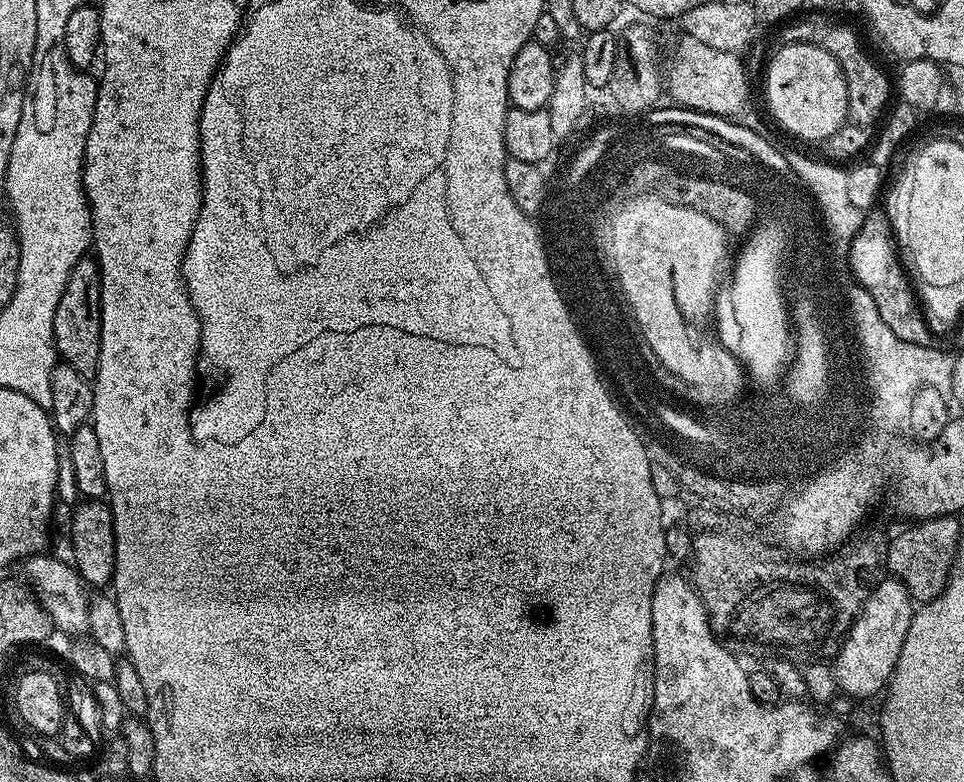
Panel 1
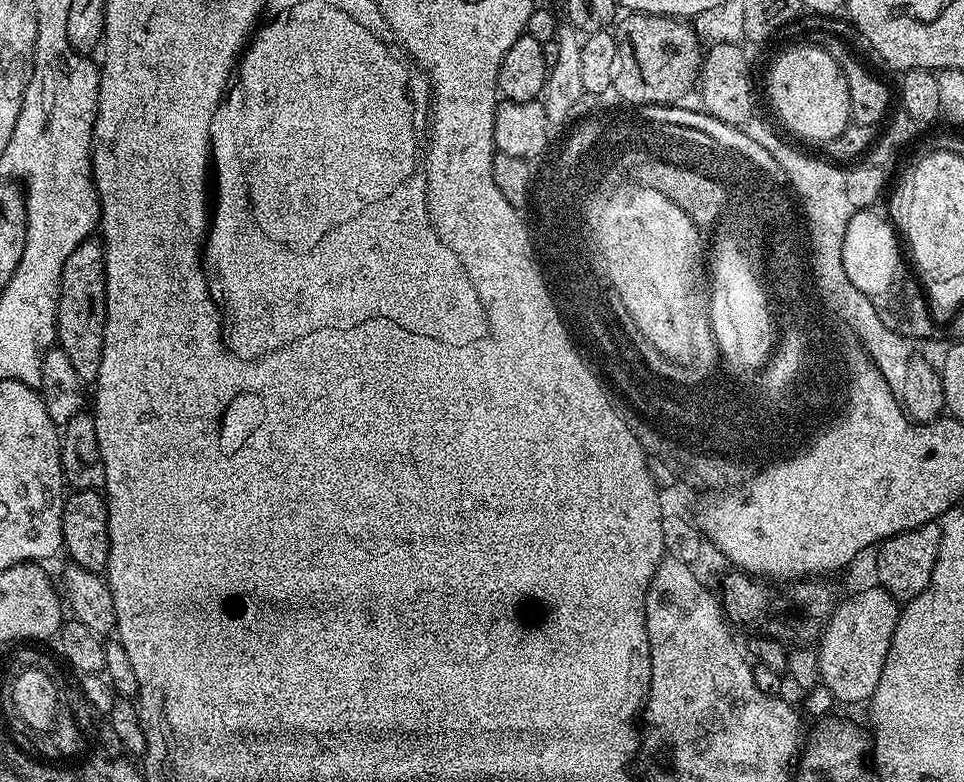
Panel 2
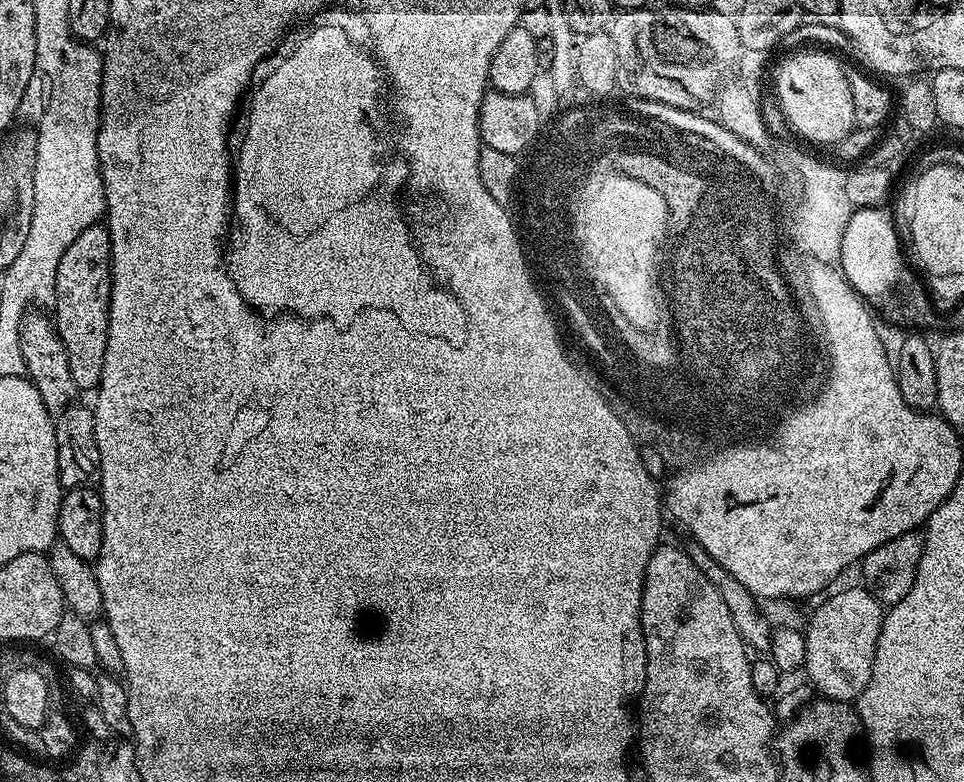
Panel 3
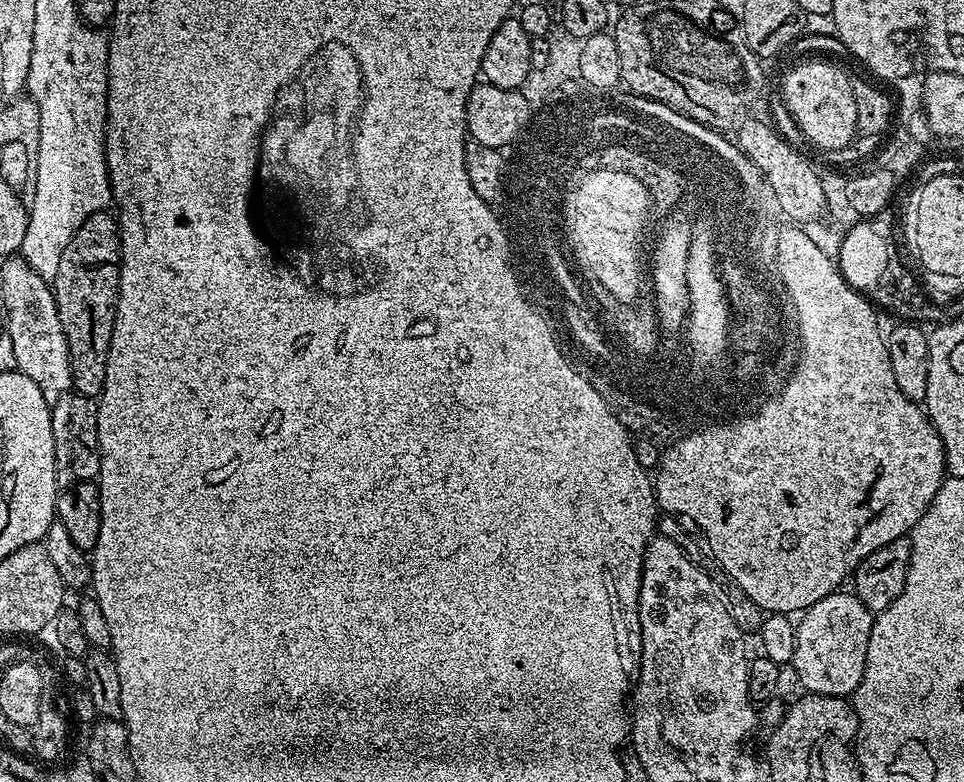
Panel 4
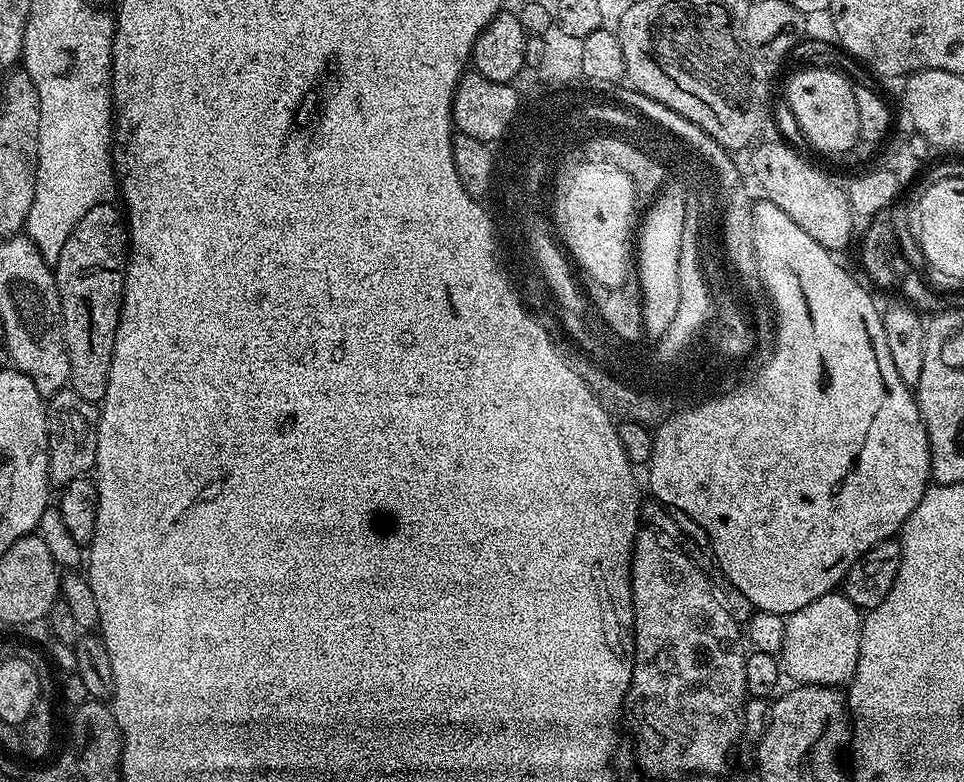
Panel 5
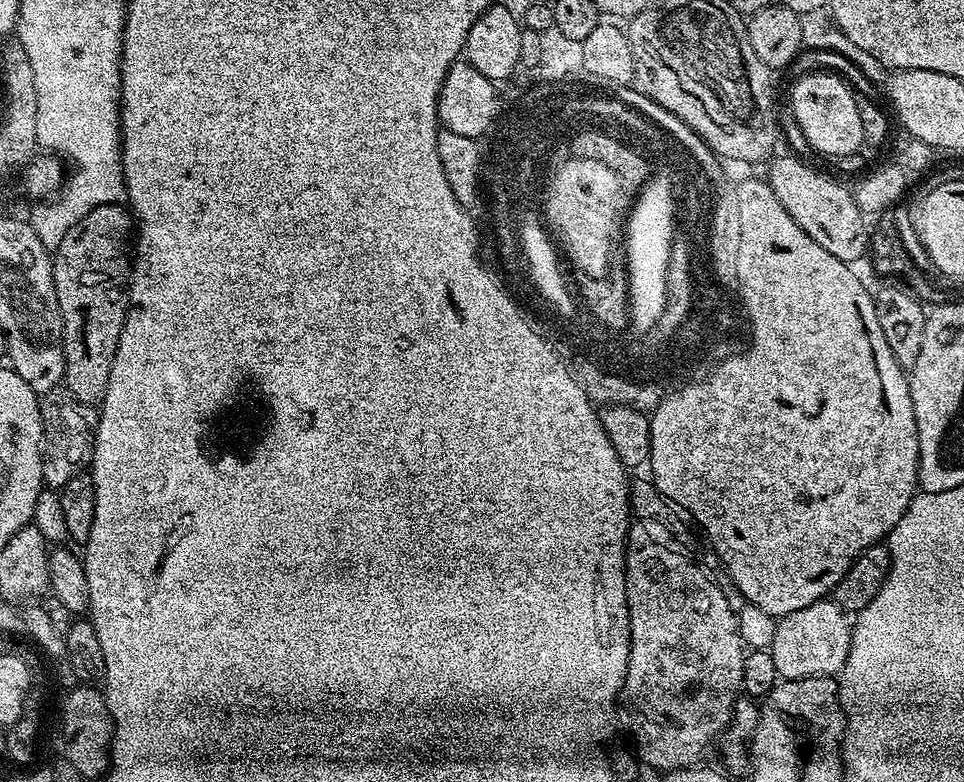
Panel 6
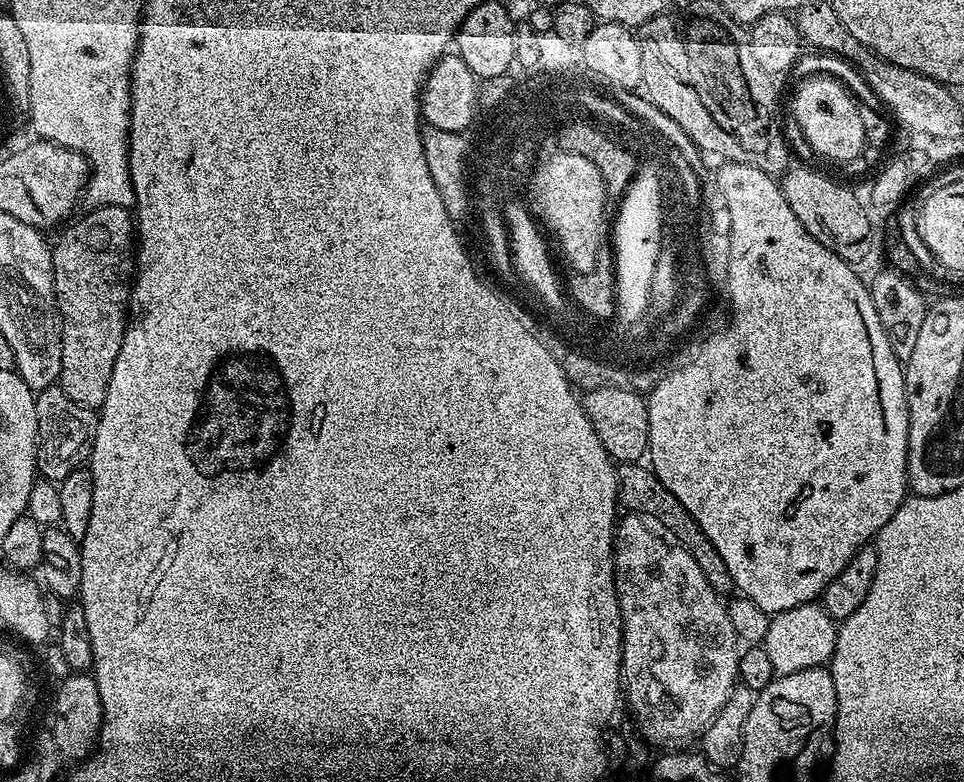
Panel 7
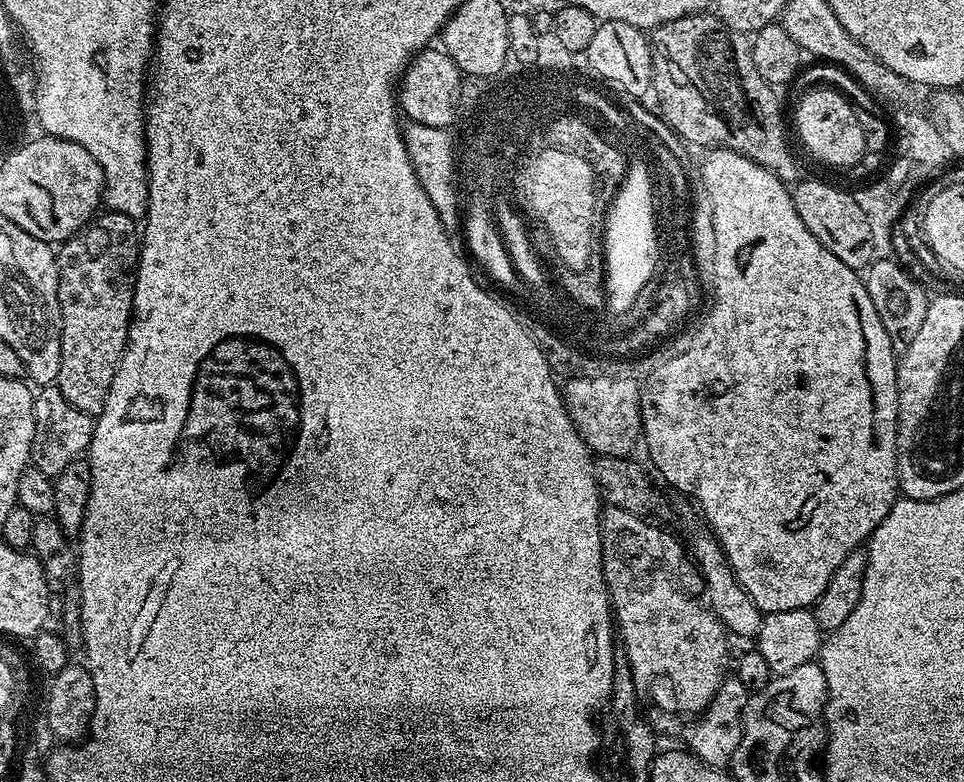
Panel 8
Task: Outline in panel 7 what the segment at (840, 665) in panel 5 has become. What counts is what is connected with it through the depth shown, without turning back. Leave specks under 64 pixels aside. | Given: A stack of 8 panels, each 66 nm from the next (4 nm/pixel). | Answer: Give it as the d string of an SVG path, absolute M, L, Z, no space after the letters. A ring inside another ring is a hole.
M816 602L775 613L769 619L762 646L766 654L770 654L770 662L777 676L827 665L836 649L837 627L837 621L831 620L824 607Z

